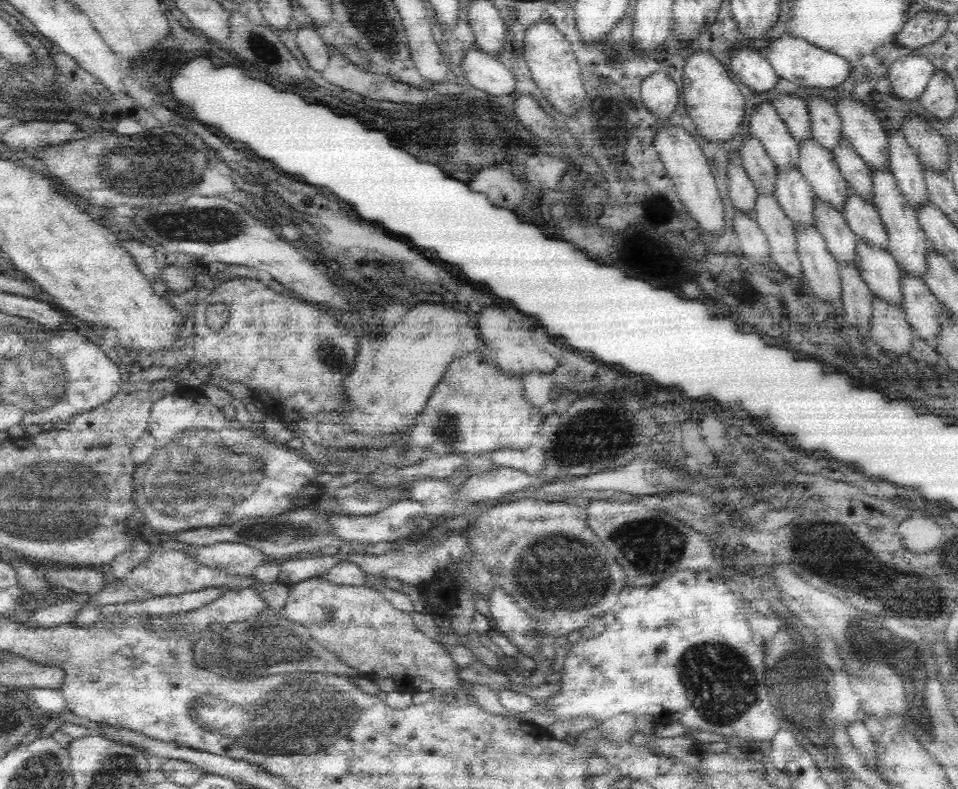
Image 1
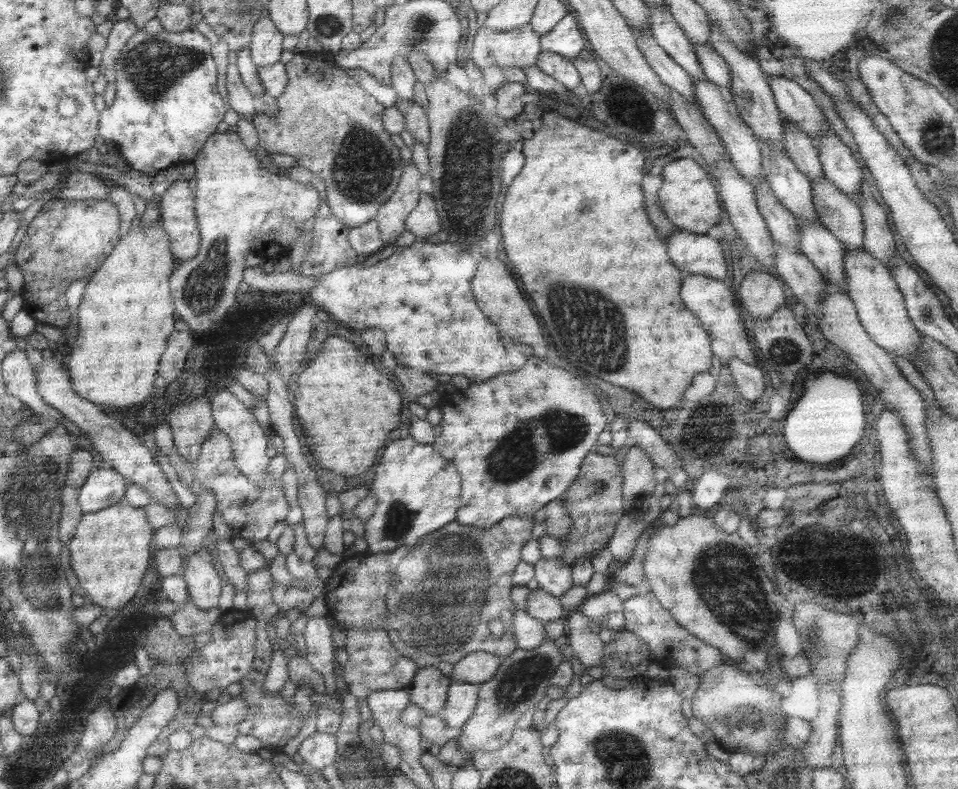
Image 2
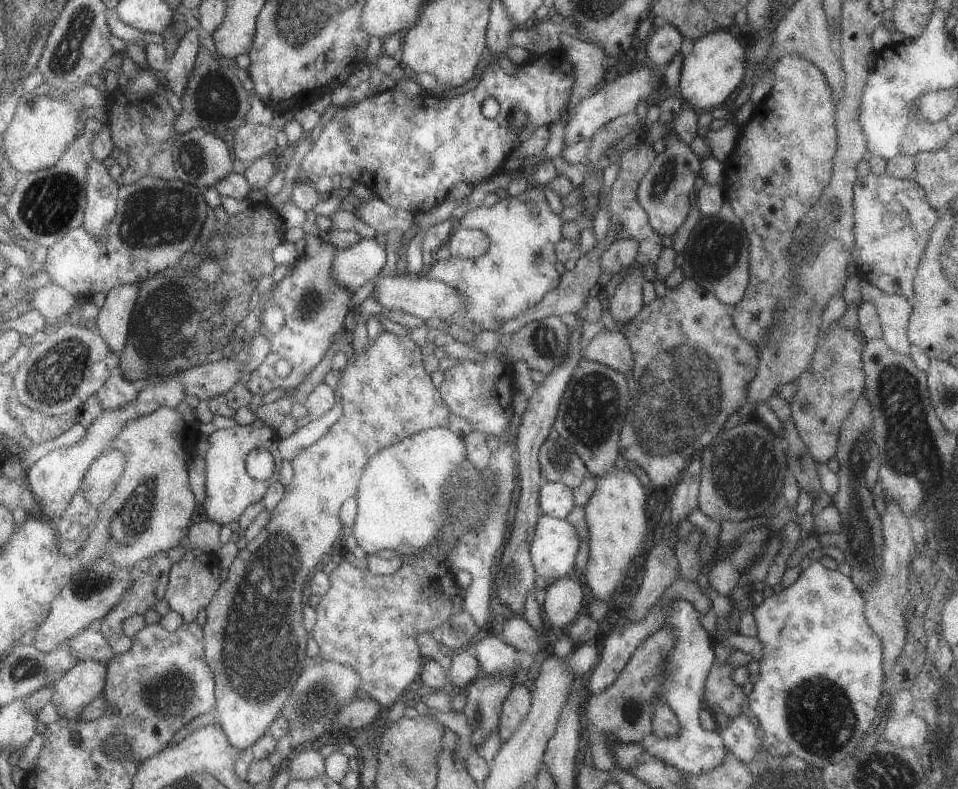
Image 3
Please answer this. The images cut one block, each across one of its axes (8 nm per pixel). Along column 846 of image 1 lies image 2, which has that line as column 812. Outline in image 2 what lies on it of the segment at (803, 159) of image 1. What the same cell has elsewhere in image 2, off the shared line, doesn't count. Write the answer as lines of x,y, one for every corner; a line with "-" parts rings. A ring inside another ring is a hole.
811,180
813,204
819,216
819,224
825,232
835,236
845,252
863,250
863,218
861,208
841,194
829,180

